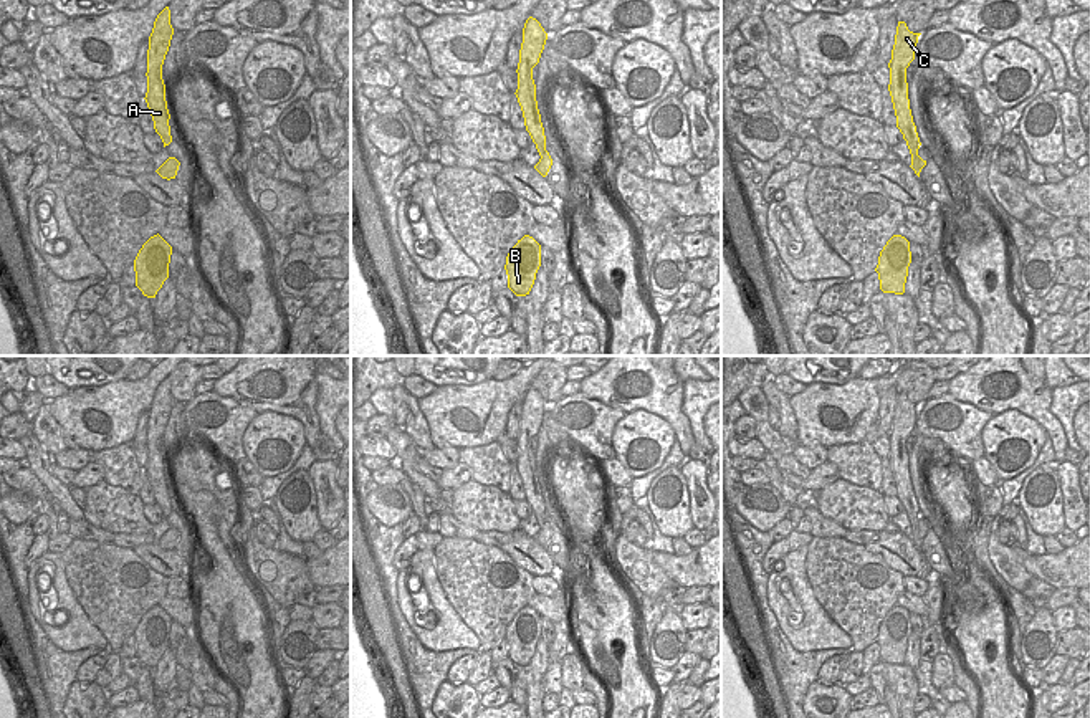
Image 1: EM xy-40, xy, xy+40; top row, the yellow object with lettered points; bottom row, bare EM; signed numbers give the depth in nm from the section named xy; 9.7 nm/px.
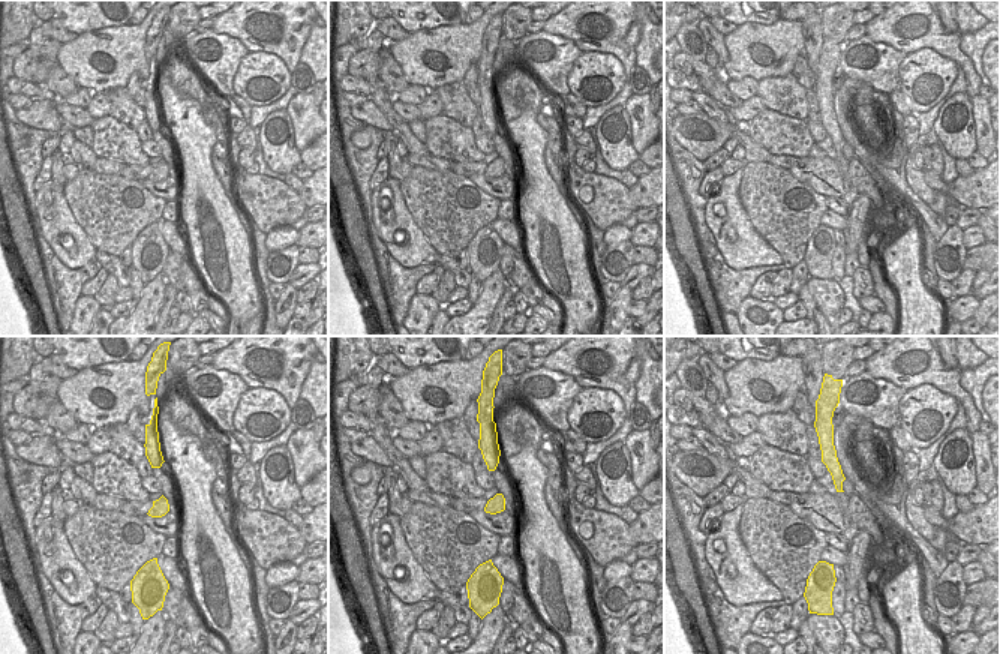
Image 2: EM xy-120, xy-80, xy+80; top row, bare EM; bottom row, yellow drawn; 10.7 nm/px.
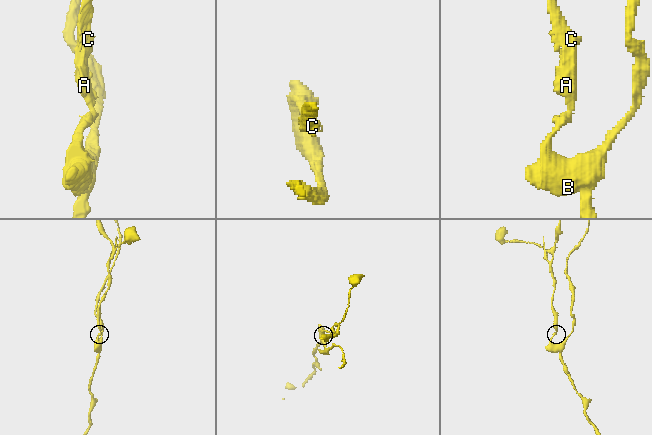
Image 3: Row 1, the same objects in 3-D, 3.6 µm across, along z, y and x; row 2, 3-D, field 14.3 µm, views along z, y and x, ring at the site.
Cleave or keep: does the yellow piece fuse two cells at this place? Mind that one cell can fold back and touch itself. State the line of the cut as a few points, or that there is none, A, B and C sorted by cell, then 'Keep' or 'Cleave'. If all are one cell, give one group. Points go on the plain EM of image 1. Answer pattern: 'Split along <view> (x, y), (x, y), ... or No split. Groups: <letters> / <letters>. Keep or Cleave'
Split along xy (546, 521), (541, 526). Groups: A C / B. Cleave.

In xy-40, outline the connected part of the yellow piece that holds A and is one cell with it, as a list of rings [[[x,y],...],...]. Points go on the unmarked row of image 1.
[[[165,377],[155,389],[149,407],[147,420],[147,463],[146,473],[151,481],[154,500],[160,506],[164,518],[172,513],[169,496],[169,480],[165,471],[165,455],[162,450],[162,435],[170,417],[174,399],[170,395],[170,381]]]

